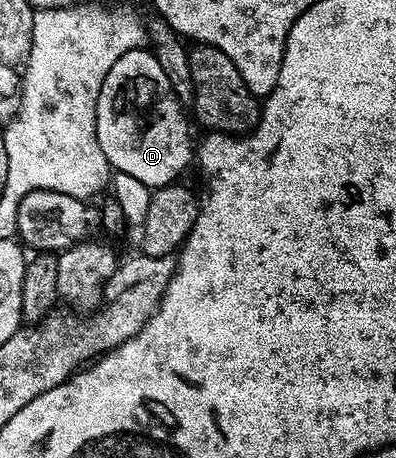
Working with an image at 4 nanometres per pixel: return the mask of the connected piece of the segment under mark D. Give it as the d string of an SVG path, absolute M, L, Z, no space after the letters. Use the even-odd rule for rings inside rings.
M151 49L126 52L126 56L106 72L102 92L98 92L96 131L107 162L117 173L133 176L151 190L173 185L194 158L194 140L190 138L183 109Z

